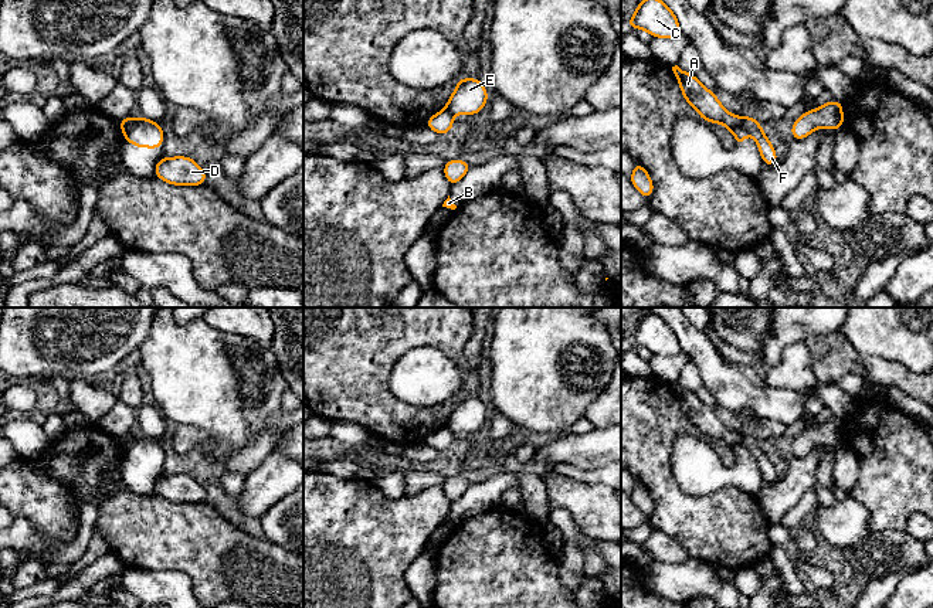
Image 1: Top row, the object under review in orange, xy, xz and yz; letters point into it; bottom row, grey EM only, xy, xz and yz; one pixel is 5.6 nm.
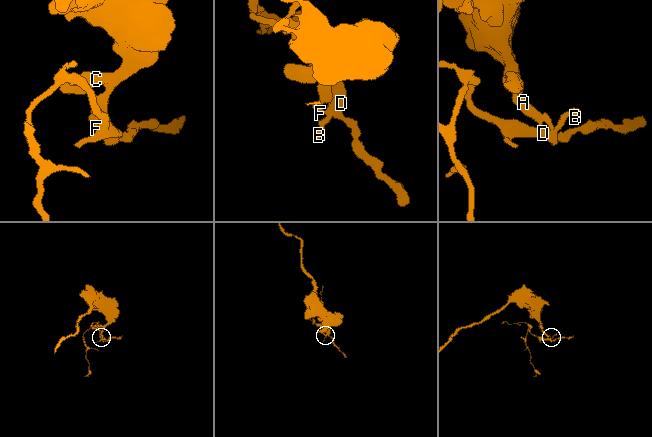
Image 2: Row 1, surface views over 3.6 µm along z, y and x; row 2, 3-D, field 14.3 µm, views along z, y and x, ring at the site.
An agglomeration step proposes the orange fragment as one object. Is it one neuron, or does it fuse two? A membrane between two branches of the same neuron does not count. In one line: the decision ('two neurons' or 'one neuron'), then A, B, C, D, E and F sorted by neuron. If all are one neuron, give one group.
two neurons | A C E / B D F

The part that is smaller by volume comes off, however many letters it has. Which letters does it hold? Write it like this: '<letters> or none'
B, D, F

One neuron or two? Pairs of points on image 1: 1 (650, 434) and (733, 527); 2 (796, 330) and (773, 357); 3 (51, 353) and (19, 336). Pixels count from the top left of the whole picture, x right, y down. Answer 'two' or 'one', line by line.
1: one
2: one
3: one

